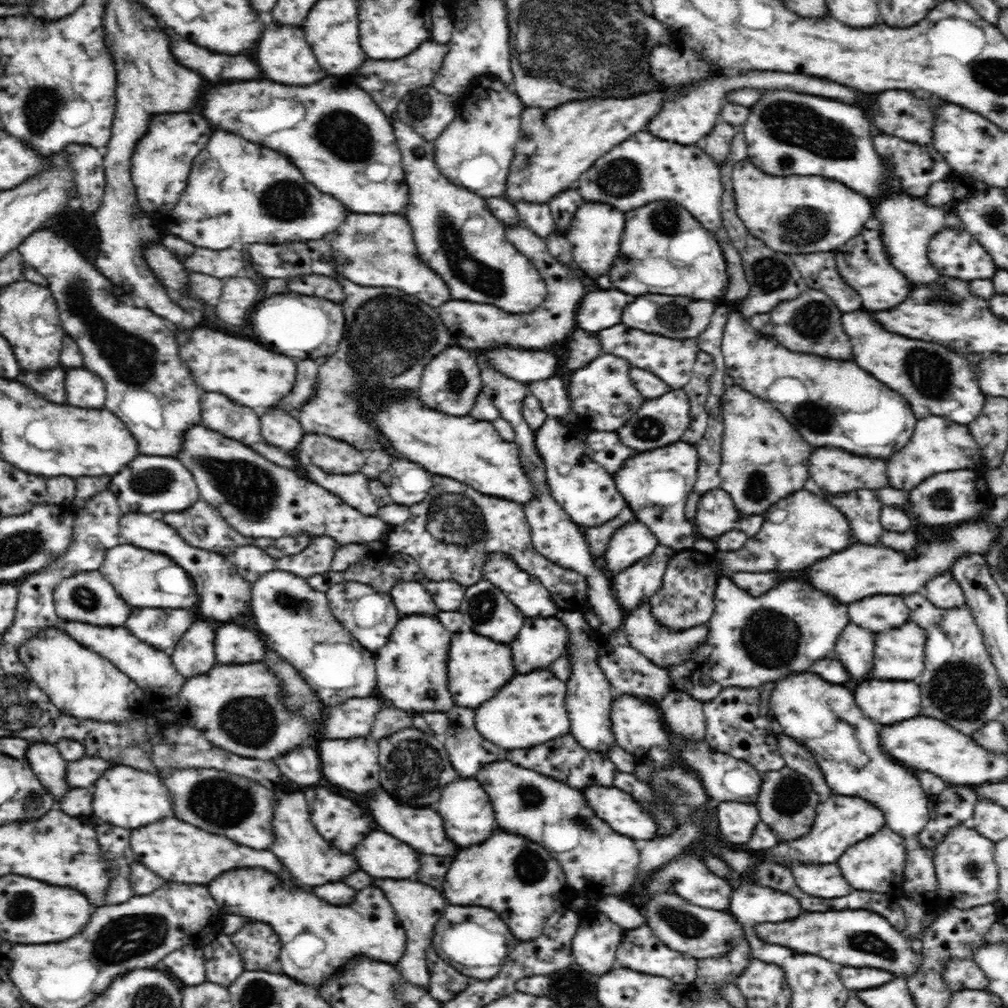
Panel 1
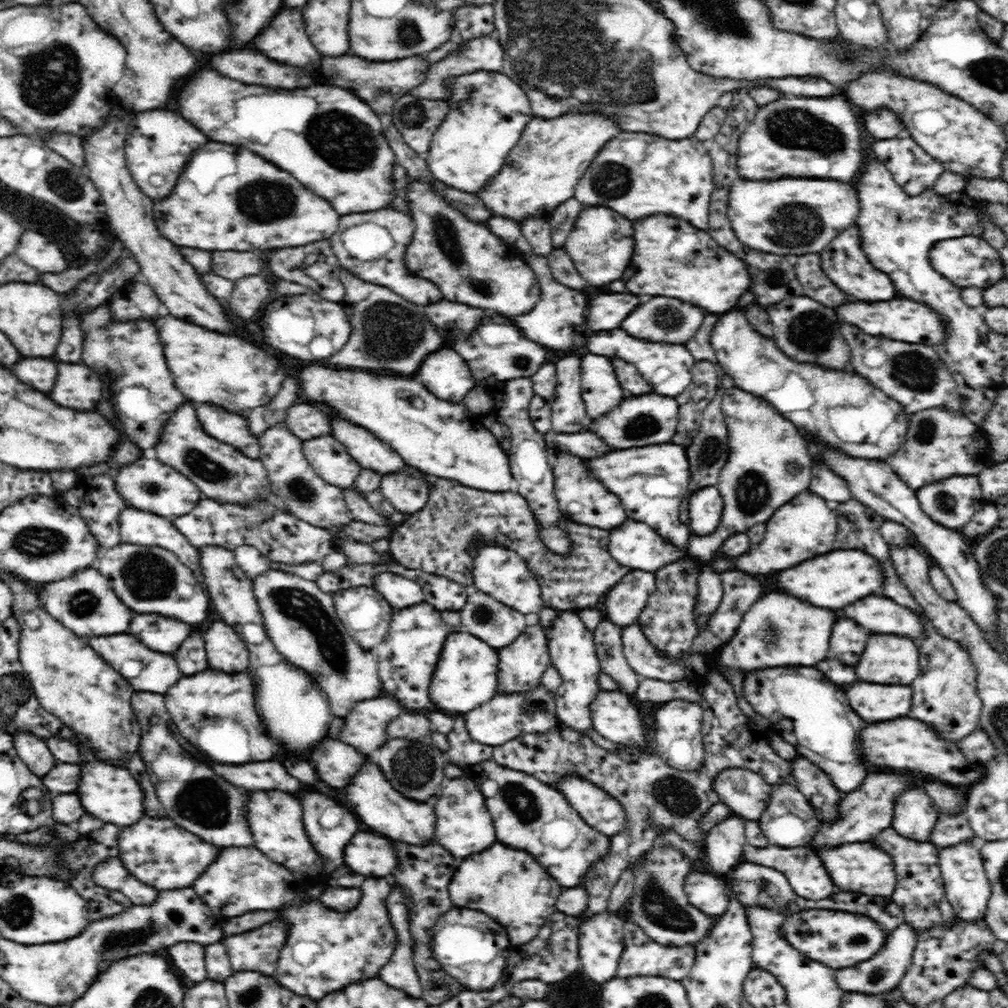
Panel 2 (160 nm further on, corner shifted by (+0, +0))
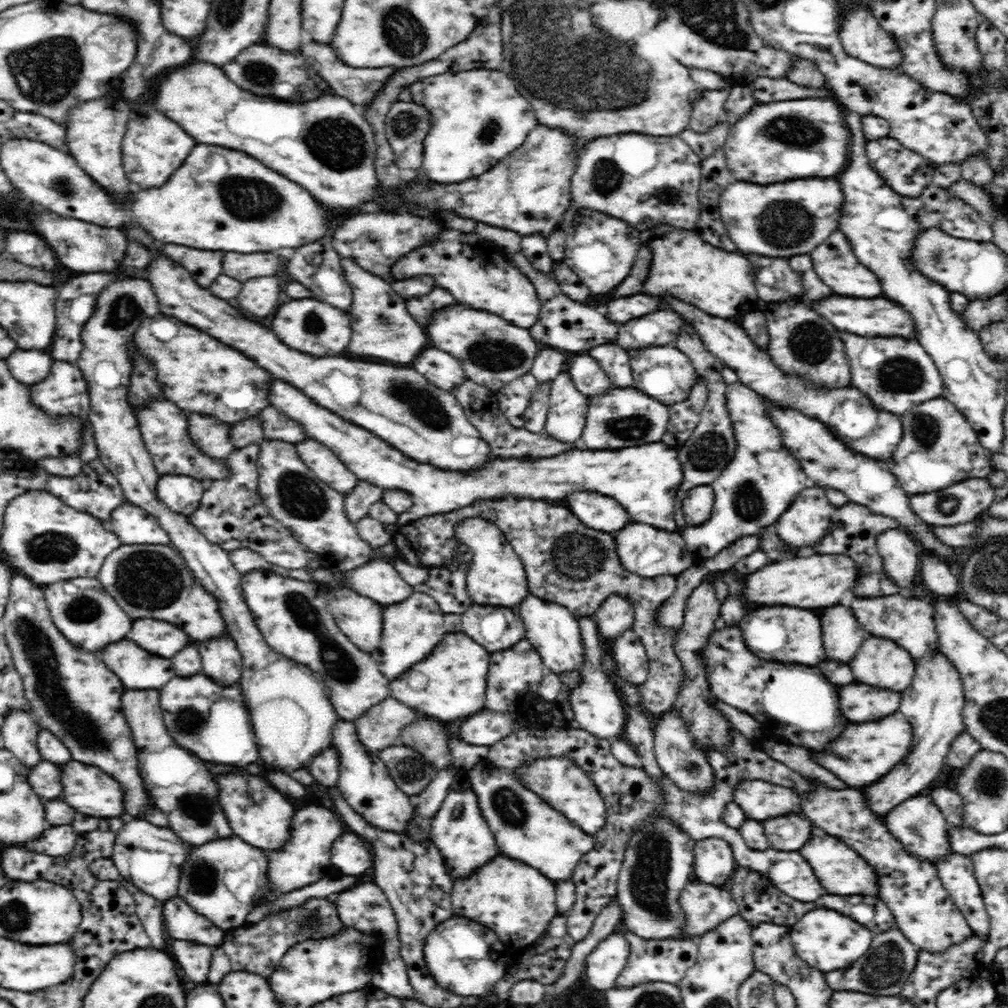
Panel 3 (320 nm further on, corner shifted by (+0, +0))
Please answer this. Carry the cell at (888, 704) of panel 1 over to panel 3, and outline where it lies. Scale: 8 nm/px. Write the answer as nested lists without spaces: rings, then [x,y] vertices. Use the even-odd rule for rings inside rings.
[[[848,684],[840,688],[840,712],[850,722],[872,722],[896,712],[900,694],[872,688],[868,684]]]

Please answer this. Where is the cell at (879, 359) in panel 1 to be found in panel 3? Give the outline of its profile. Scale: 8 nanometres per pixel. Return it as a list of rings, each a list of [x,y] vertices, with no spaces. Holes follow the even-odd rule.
[[[840,332],[840,338],[846,344],[845,352],[849,358],[852,387],[856,387],[858,391],[864,393],[868,397],[868,401],[872,401],[880,412],[900,416],[917,404],[924,403],[924,400],[943,397],[944,383],[939,370],[934,365],[932,357],[915,339],[903,338],[903,336],[888,338],[888,340],[860,338],[860,336],[854,336],[848,332],[844,332],[844,334]],[[868,346],[878,352],[878,356],[880,356],[878,362],[882,362],[882,364],[870,364],[870,366],[866,364],[870,360],[870,358],[866,358],[866,356],[870,356]]]

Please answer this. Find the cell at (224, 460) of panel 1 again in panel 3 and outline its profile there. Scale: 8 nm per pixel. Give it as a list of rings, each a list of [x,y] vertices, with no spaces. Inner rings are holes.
[[[164,398],[148,400],[139,407],[134,407],[132,412],[138,419],[140,434],[159,475],[172,473],[191,476],[196,480],[208,478],[213,481],[231,475],[231,472],[228,472],[226,460],[204,455],[204,452],[200,452],[200,448],[196,447],[191,436],[188,435],[187,414],[172,401]]]

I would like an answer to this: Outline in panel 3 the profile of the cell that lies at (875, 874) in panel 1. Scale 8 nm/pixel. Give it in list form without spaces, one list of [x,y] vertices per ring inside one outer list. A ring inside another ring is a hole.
[[[812,824],[811,830],[811,838],[808,843],[796,851],[804,852],[804,856],[808,856],[808,864],[812,864],[812,868],[816,868],[816,876],[820,876],[820,884],[824,884],[824,890],[828,894],[840,896],[852,894],[876,896],[878,894],[879,884],[876,883],[876,871],[870,868],[868,862],[862,860],[863,857],[858,856],[852,848],[842,844],[831,834],[826,834],[822,828]]]

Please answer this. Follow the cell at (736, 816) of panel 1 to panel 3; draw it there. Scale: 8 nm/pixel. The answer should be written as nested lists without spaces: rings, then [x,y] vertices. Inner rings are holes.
[[[721,838],[698,841],[692,855],[692,879],[716,887],[727,887],[729,878],[737,868],[728,842]]]

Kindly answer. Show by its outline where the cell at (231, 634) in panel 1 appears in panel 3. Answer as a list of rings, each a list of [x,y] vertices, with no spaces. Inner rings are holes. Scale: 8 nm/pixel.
[[[230,634],[219,639],[200,642],[202,656],[202,672],[208,676],[216,676],[216,680],[224,680],[224,685],[237,685],[241,678],[242,656]]]

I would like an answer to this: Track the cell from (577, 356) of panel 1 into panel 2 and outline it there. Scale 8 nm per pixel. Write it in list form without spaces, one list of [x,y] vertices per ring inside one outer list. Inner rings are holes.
[[[582,348],[579,353],[570,353],[568,356],[555,356],[555,364],[557,369],[557,384],[554,390],[554,398],[551,403],[551,430],[558,433],[577,433],[588,431],[591,418],[585,411],[585,402],[581,398],[581,380],[580,366],[581,353],[588,352],[586,348]]]

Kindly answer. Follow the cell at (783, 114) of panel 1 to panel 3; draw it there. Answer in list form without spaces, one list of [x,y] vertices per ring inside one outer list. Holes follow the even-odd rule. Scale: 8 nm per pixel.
[[[830,96],[754,104],[730,126],[723,150],[726,167],[735,179],[764,185],[840,174],[848,164],[848,142],[842,104]]]

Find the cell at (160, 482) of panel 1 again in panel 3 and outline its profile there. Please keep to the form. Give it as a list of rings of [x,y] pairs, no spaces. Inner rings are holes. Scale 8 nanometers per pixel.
[[[172,473],[159,475],[155,488],[157,498],[166,508],[186,517],[200,508],[203,492],[201,480]]]

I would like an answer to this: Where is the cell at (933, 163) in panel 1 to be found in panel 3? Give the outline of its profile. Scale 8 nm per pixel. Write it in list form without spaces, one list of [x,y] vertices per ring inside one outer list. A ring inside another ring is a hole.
[[[892,135],[866,144],[876,172],[888,186],[902,196],[918,198],[925,188],[934,184],[935,164],[920,154],[904,147]]]

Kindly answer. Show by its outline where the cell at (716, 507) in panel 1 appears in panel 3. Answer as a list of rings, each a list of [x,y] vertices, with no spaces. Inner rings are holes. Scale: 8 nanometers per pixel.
[[[710,485],[691,488],[681,502],[681,511],[687,526],[698,526],[712,515],[714,491]]]

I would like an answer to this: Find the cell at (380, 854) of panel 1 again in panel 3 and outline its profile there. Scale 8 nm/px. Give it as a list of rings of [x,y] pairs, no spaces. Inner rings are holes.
[[[342,834],[332,844],[332,864],[344,874],[364,874],[372,868],[372,852],[358,836]]]

